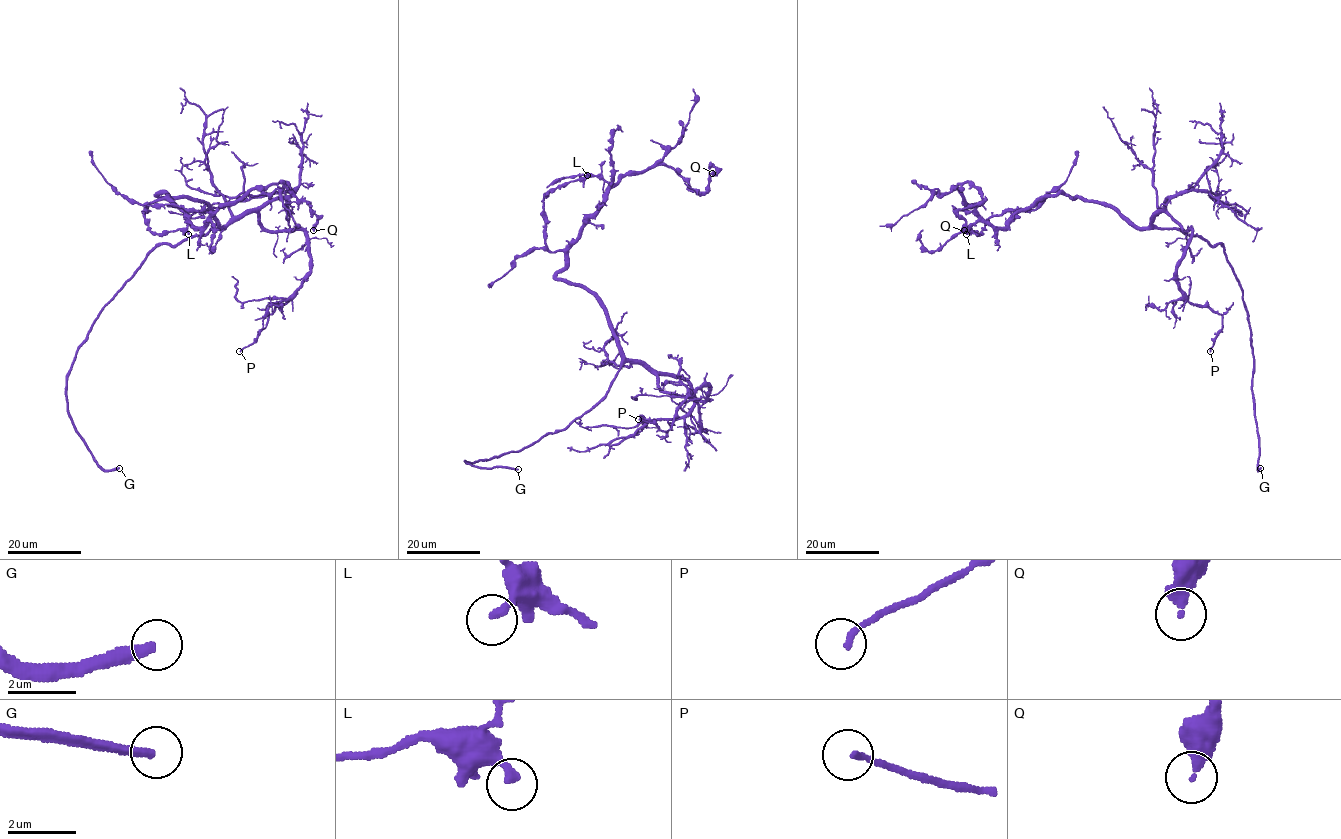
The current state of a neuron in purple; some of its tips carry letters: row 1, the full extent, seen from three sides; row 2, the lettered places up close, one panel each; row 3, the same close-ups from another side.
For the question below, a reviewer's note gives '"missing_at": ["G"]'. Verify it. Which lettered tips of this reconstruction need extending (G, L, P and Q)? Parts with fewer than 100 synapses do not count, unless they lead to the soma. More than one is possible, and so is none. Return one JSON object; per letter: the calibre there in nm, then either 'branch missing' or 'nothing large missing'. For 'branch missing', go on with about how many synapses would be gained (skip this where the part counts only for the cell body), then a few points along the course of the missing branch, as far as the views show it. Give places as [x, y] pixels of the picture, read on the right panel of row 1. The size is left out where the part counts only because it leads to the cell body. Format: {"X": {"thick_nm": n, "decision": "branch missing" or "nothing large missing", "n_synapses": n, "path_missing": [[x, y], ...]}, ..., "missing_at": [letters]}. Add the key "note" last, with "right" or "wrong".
{"G": {"thick_nm": 280, "decision": "branch missing", "path_missing": [[1260, 468], [1262, 459], [1253, 441], [1250, 396], [1241, 356], [1235, 344], [1231, 306]]}, "L": {"thick_nm": 260, "decision": "nothing large missing"}, "P": {"thick_nm": 160, "decision": "nothing large missing"}, "Q": {"thick_nm": 360, "decision": "nothing large missing"}, "missing_at": ["G"], "note": "right"}

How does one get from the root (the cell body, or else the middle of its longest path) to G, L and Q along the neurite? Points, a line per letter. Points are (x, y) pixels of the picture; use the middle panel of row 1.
G: (620, 345), (622, 367), (609, 391), (581, 416), (523, 449), (474, 462), (465, 461), (485, 468), (518, 469)
L: (620, 345), (603, 305), (585, 289), (557, 277), (565, 254), (550, 251), (546, 244), (544, 197), (587, 175)
Q: (620, 345), (603, 305), (557, 277), (568, 248), (625, 175), (666, 164), (704, 192), (713, 166), (712, 173)

